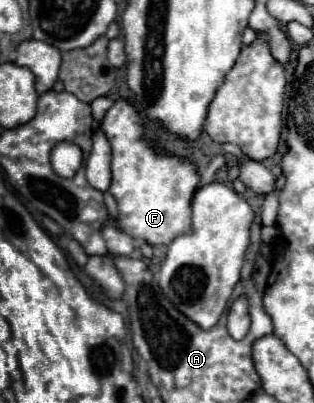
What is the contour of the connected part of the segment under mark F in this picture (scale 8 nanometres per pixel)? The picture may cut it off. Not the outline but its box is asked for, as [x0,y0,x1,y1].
[100,100,198,246]

